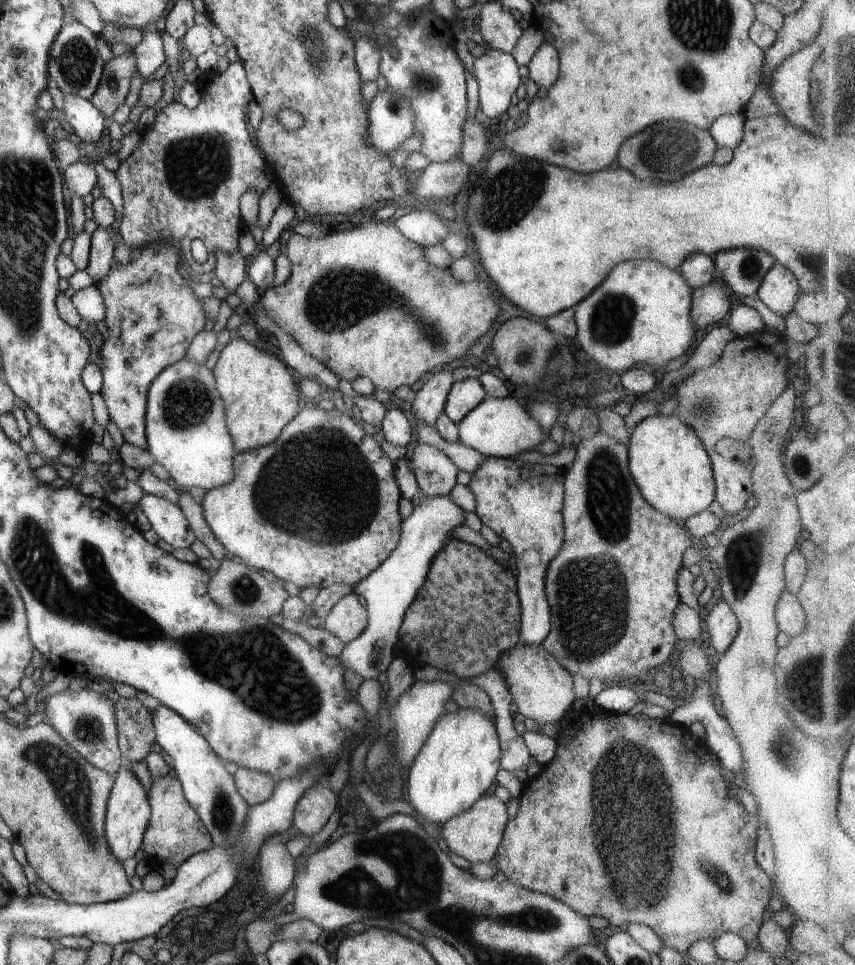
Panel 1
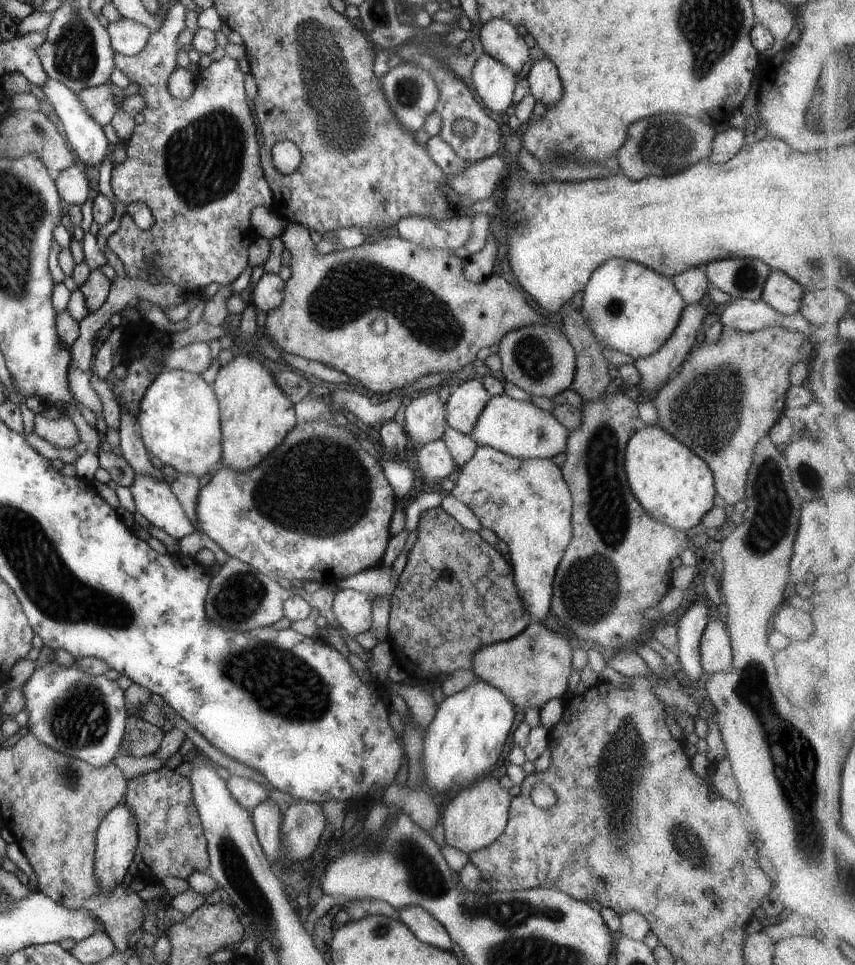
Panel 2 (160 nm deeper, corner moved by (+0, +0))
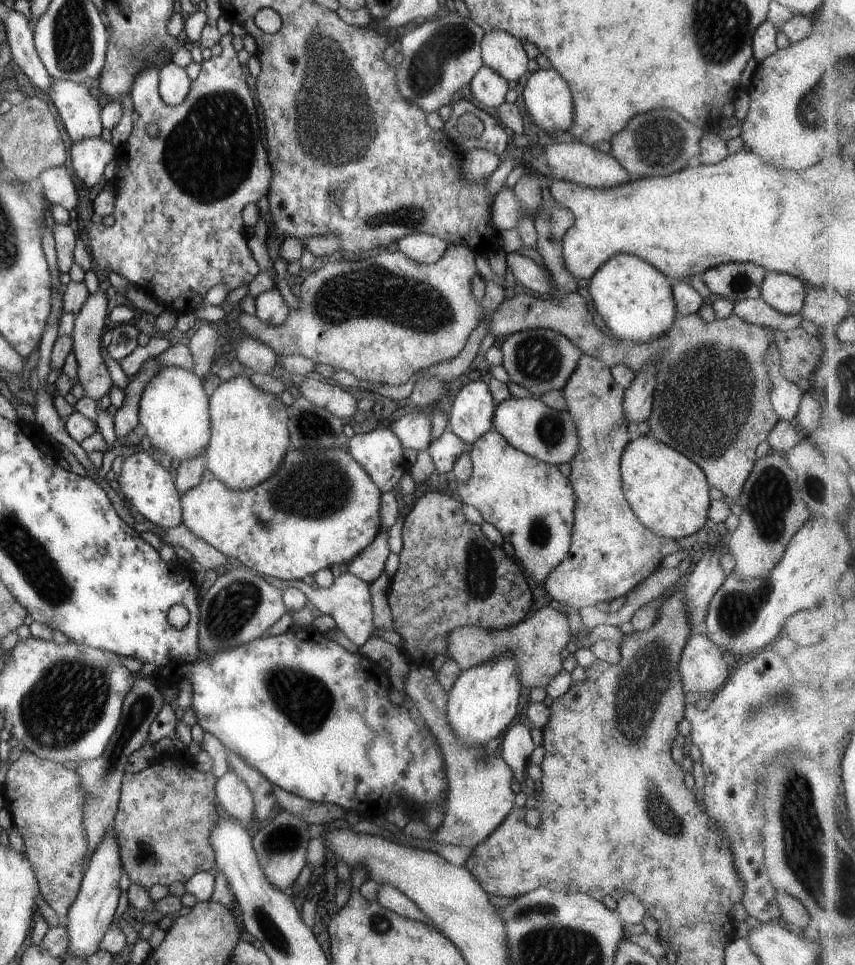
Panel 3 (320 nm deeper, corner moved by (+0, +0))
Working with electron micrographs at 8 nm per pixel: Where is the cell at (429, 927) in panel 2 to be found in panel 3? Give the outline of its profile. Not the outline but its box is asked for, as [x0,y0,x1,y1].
[376,884,430,926]

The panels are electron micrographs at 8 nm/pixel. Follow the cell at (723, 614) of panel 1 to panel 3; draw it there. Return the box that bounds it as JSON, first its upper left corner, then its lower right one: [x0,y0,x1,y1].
[679,634,730,693]

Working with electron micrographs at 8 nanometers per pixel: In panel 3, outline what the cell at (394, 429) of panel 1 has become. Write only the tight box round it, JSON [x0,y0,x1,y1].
[346,424,409,494]

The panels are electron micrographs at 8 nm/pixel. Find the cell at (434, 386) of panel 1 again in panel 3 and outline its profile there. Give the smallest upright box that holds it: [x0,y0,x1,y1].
[388,408,431,450]

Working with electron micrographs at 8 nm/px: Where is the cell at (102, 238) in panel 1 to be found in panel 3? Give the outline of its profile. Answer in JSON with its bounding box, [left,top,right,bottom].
[71,286,112,401]

